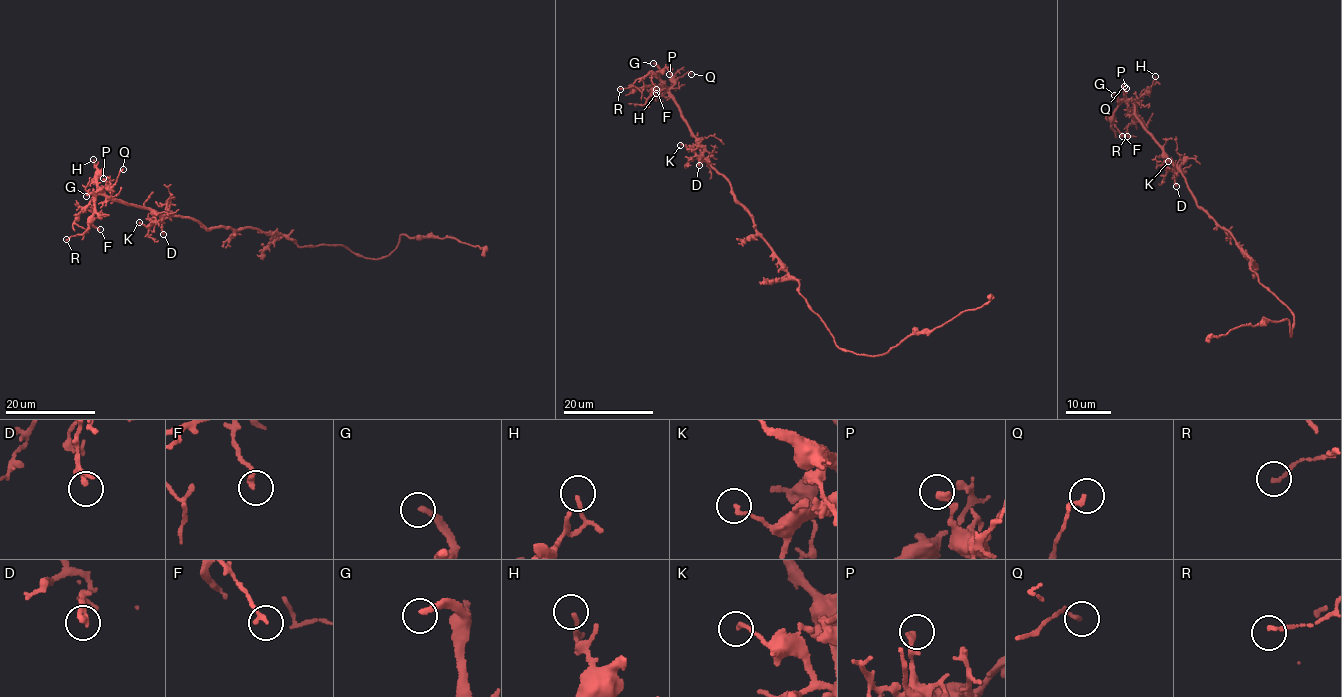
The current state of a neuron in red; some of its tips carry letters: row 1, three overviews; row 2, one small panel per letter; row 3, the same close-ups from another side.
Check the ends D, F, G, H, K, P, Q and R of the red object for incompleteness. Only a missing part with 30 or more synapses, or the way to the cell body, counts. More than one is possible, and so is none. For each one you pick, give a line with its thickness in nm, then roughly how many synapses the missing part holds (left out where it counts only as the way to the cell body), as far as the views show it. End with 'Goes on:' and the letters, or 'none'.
G: calibre 240 nm
Goes on: G

